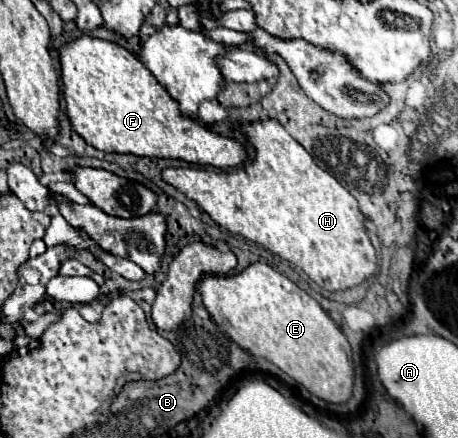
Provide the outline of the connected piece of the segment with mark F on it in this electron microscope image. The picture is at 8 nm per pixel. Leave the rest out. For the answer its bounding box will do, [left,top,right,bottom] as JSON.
[59,37,245,167]

